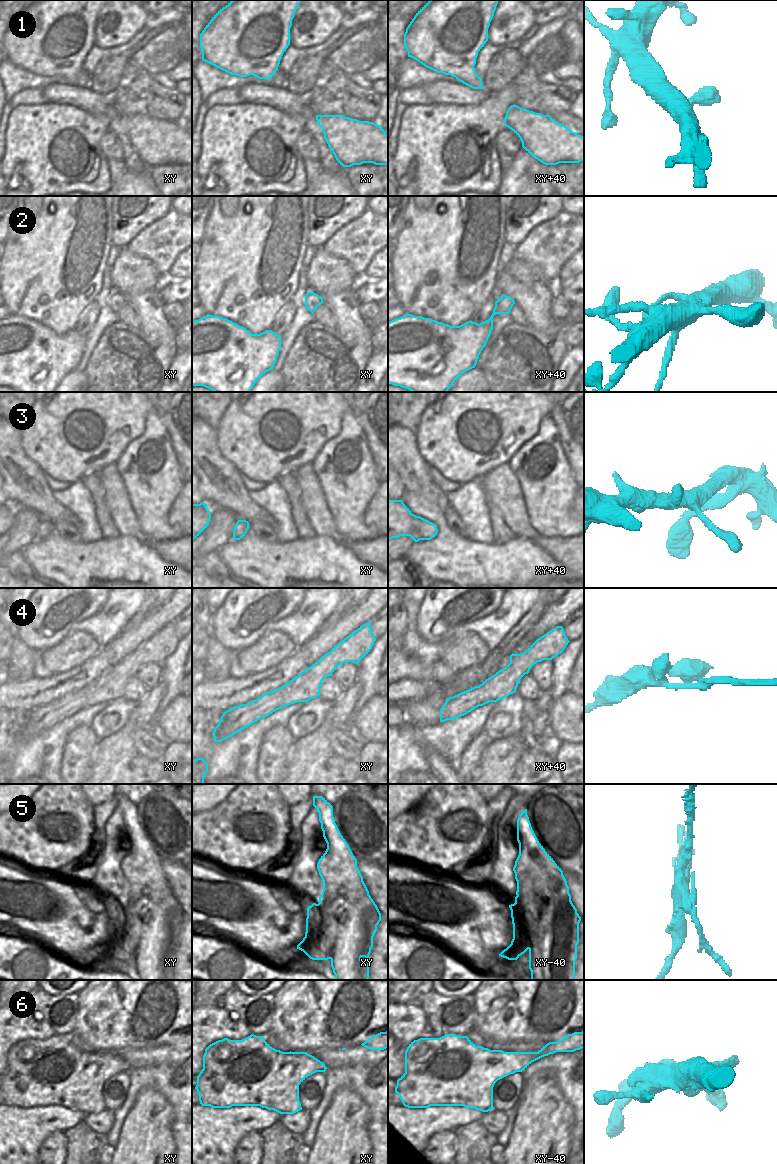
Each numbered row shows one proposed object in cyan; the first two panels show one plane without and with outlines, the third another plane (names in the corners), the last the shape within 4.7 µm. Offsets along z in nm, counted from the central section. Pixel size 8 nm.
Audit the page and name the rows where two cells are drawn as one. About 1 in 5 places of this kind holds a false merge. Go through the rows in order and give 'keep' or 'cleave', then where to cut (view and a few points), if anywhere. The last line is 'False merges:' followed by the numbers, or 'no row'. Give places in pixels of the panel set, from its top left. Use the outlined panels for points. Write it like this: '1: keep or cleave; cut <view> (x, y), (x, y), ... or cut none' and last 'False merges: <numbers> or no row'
1: keep; cut none
2: keep; cut none
3: keep; cut none
4: keep; cut none
5: cleave; cut xy (321, 894), (326, 935), (331, 939), (336, 934), (330, 958)
6: keep; cut none
False merges: 5

